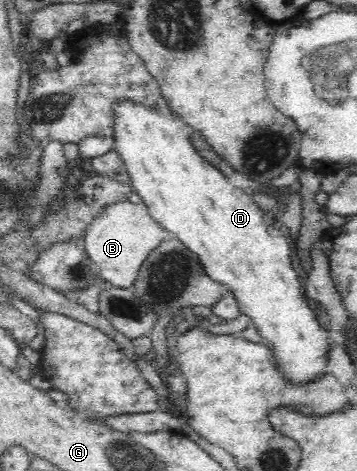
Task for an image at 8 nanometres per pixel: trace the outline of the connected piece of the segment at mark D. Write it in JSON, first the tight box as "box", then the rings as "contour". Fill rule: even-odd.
{"box":[112,98,333,382],"contour":[[[116,98],[112,104],[113,148],[124,161],[130,184],[149,208],[150,214],[168,232],[184,243],[198,259],[212,280],[232,289],[240,311],[250,316],[259,336],[273,349],[278,371],[290,382],[312,382],[326,369],[326,354],[333,346],[327,325],[314,317],[313,309],[300,293],[300,282],[295,272],[293,243],[284,228],[264,224],[265,212],[254,202],[252,191],[235,188],[228,177],[206,160],[192,144],[189,124],[178,116],[165,101],[156,106],[138,104],[131,98]]]}

